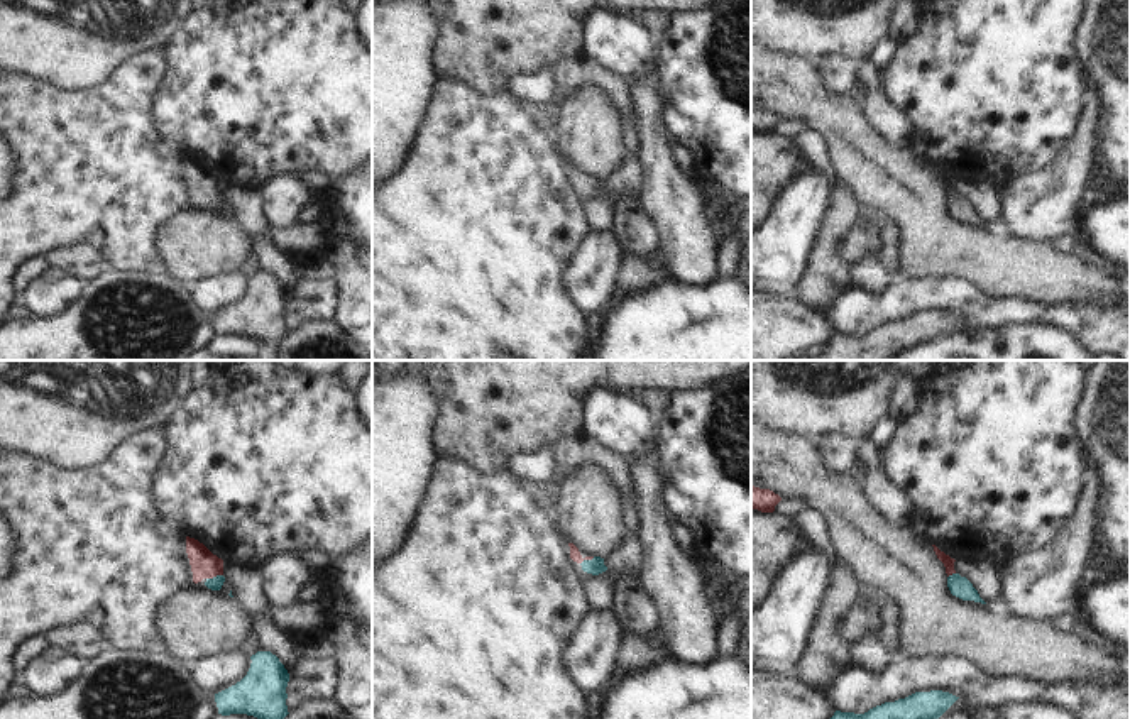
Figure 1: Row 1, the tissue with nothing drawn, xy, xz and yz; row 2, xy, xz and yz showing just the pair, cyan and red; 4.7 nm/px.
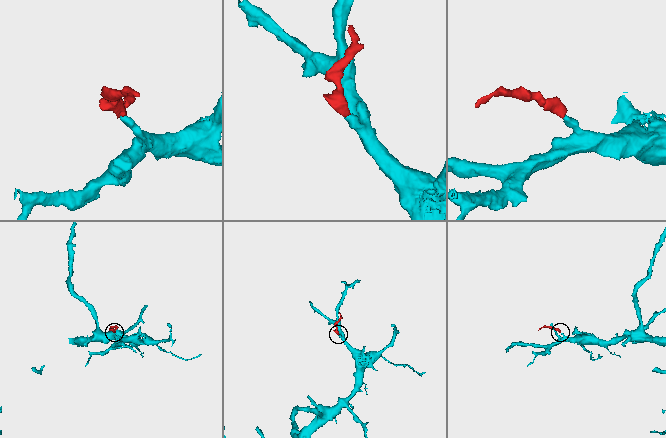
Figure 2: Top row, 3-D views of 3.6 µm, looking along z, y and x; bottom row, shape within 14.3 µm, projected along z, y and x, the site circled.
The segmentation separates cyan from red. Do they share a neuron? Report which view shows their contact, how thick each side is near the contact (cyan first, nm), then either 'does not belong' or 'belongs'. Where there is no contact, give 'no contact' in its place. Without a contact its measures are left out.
meets cyan in xy; 60 nm thick on the cyan side, 130 nm on the other; belongs

